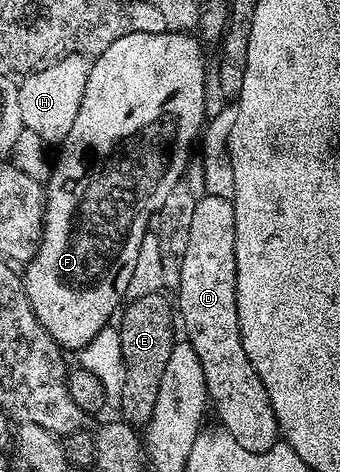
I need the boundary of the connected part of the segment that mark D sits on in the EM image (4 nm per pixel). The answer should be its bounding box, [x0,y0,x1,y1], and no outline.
[178,194,280,454]

